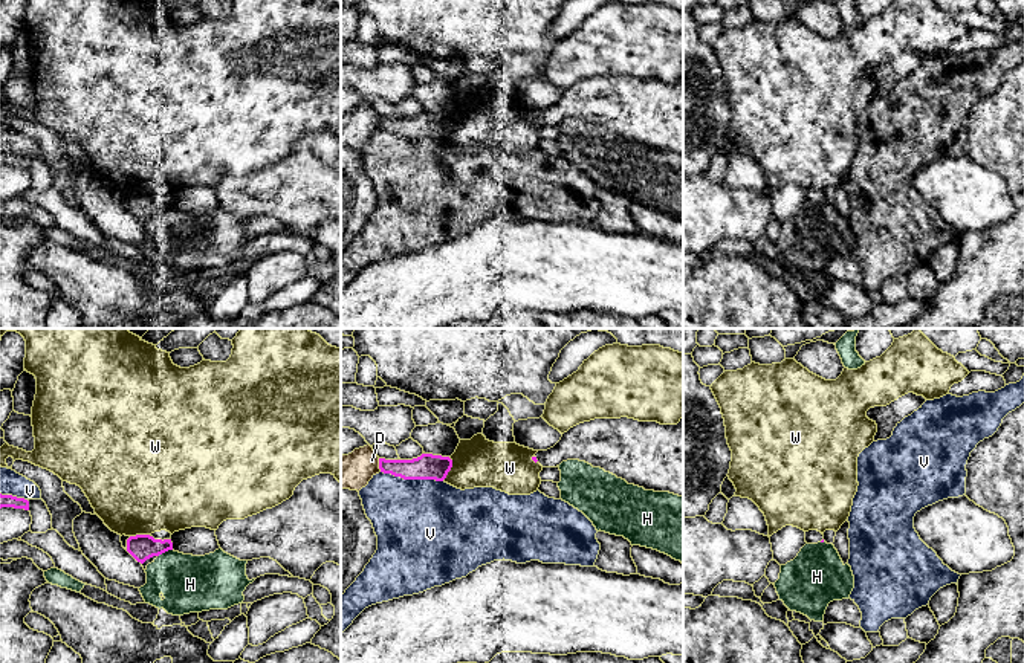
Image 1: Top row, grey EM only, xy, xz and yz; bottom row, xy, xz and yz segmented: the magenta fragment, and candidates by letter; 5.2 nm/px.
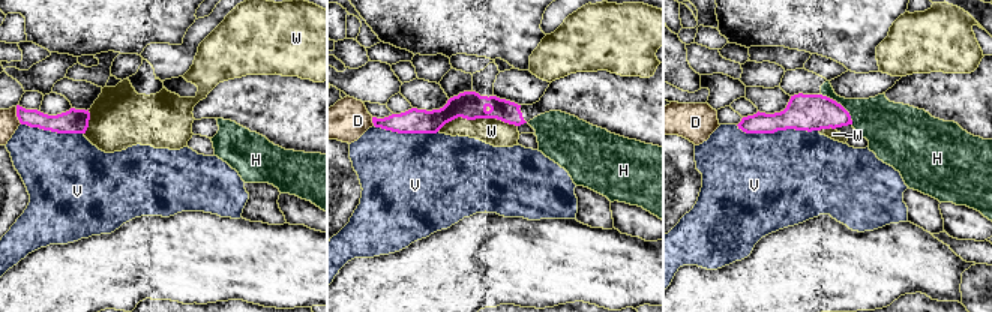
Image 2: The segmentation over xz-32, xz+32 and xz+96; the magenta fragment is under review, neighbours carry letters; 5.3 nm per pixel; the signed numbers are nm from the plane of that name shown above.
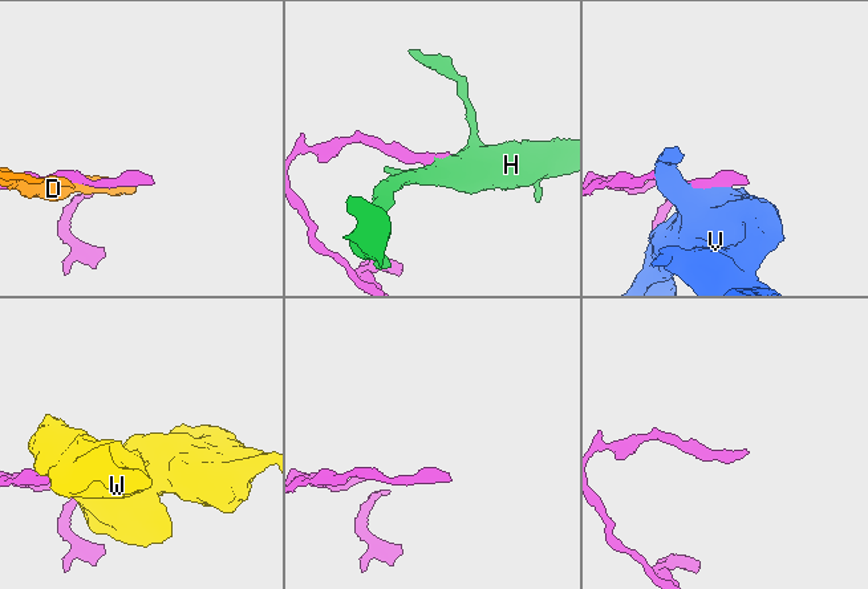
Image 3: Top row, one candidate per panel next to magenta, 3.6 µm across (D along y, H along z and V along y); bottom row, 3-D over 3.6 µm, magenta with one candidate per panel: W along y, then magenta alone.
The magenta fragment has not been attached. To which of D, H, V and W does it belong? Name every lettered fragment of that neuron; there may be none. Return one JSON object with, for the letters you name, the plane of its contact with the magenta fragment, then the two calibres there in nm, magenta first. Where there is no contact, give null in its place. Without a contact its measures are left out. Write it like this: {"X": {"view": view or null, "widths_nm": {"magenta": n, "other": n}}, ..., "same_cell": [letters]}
{"same_cell": []}

